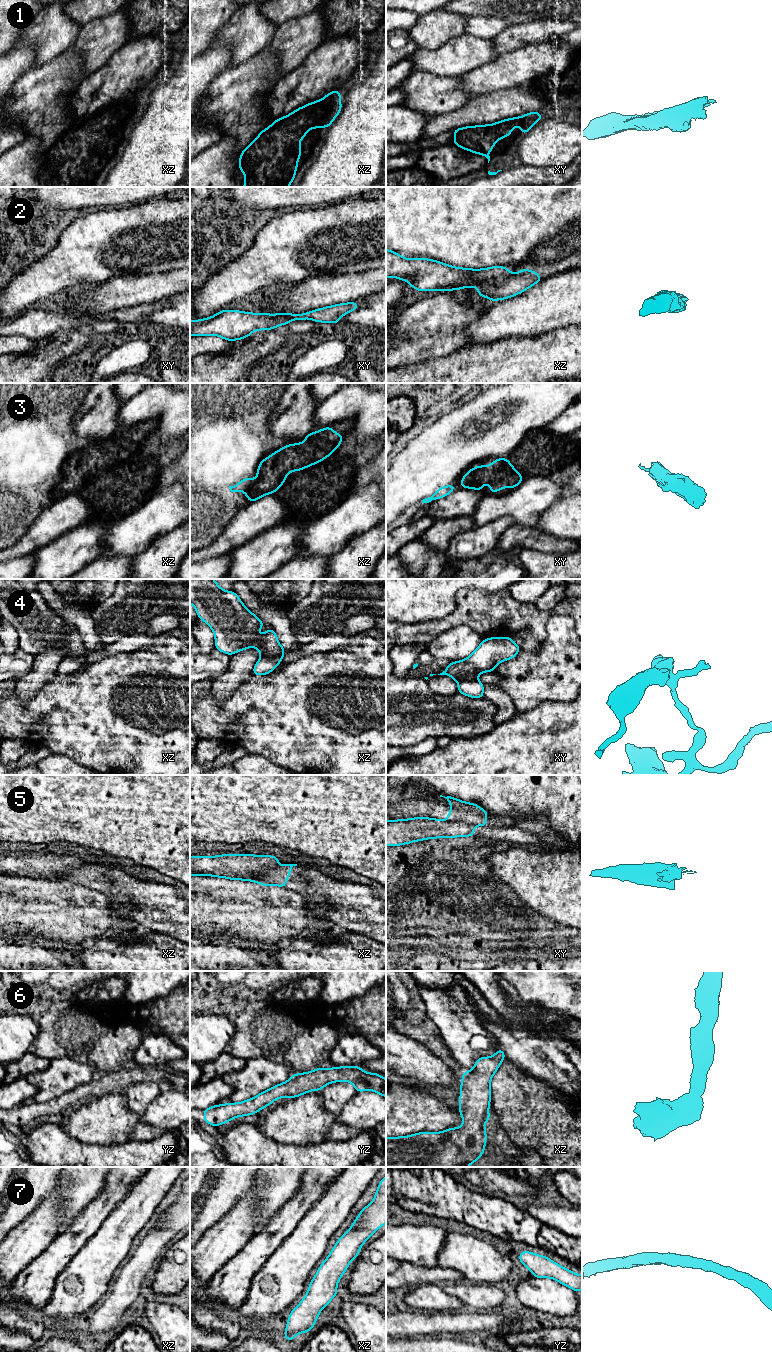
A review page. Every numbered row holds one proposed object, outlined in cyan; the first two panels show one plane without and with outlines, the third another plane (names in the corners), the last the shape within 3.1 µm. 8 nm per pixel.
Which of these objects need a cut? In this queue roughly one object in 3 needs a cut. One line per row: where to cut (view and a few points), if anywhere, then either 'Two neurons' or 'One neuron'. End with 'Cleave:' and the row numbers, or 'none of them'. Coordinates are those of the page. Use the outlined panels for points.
1: No split. One neuron
2: No split. One neuron
3: No split. One neuron
4: Split along xz (283, 653), (266, 653), (261, 656). Two neurons
5: Split along xz (277, 865), (266, 874), (259, 874), (250, 880). Two neurons
6: No split. One neuron
7: No split. One neuron
Cleave: 4, 5

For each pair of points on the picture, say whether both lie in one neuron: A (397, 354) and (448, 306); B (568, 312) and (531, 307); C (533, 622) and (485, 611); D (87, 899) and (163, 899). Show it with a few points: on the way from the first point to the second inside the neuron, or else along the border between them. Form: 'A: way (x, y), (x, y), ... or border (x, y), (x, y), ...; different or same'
A: way (410, 344), (435, 319); same
B: way (559, 307), (540, 307); same
C: way (521, 610), (518, 607), (497, 607); same
D: border (111, 905), (111, 908), (117, 914), (131, 918); different

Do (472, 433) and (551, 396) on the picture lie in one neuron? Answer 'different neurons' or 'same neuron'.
same neuron

